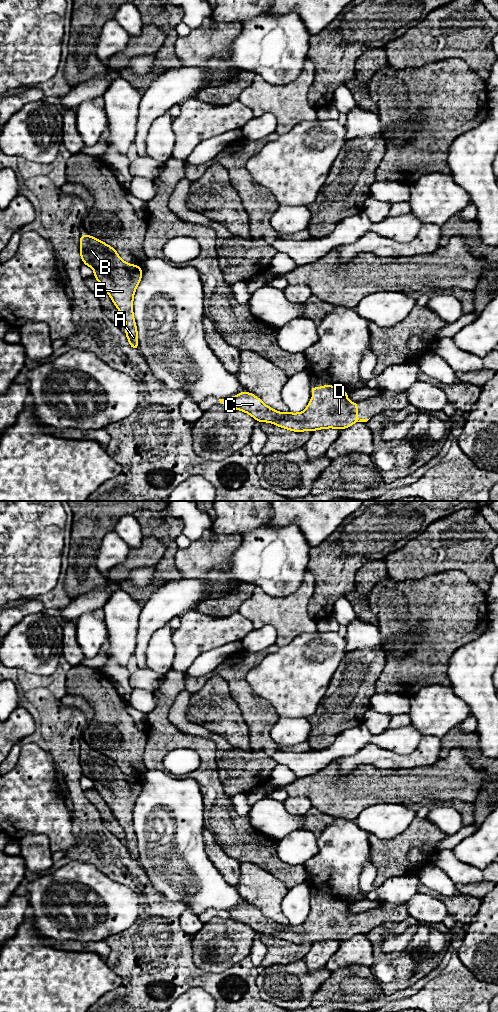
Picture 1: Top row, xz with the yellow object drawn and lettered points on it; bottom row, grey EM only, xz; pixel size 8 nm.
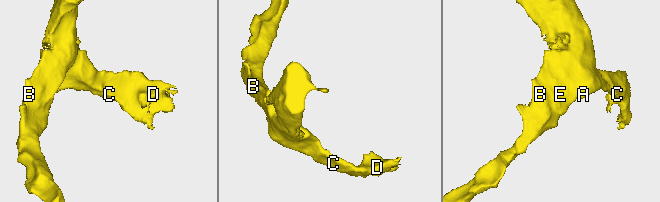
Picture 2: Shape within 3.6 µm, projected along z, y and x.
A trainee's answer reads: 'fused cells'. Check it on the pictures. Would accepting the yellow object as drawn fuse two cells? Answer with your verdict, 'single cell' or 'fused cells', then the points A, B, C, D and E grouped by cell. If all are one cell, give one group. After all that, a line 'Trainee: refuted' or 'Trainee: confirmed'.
single cell | A B C D E
Trainee: refuted

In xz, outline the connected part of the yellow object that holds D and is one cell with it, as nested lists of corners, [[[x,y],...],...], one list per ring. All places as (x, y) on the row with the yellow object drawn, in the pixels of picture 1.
[[[326,383],[324,387],[312,387],[311,394],[314,396],[310,399],[306,409],[301,413],[287,412],[283,414],[279,411],[275,411],[273,408],[266,406],[260,398],[247,391],[243,391],[231,398],[219,399],[219,401],[226,406],[248,413],[258,422],[274,423],[278,427],[283,427],[294,432],[303,432],[305,430],[313,432],[325,428],[336,428],[341,430],[356,422],[367,422],[369,420],[359,420],[357,418],[357,403],[349,402],[347,392],[342,389]]]

